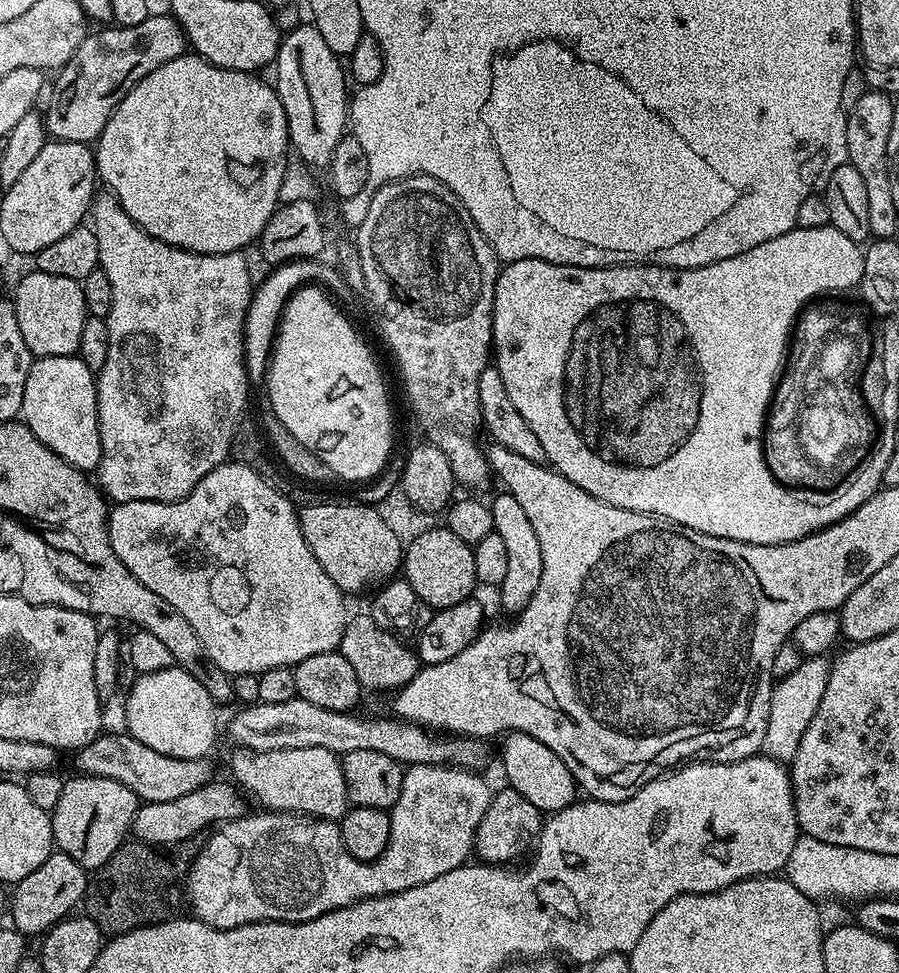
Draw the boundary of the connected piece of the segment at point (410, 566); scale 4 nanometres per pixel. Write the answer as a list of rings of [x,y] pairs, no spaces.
[[[446,526],[428,528],[412,541],[407,541],[402,552],[403,579],[414,586],[419,603],[428,603],[435,610],[458,606],[458,602],[469,599],[478,585],[474,574],[473,545],[462,542],[462,538],[450,534]]]

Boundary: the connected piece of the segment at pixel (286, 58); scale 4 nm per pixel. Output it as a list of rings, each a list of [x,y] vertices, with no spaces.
[[[311,22],[301,23],[291,32],[287,33],[287,35],[285,35],[283,39],[281,39],[280,49],[278,50],[278,54],[276,55],[274,61],[274,69],[276,68],[276,80],[274,79],[274,87],[276,89],[276,93],[278,94],[278,98],[282,102],[282,110],[286,110],[288,143],[290,145],[291,151],[293,153],[297,152],[297,154],[300,155],[297,157],[299,157],[299,159],[303,161],[303,163],[311,166],[313,169],[327,169],[330,158],[334,154],[334,146],[338,146],[338,142],[346,134],[346,125],[350,120],[350,88],[348,92],[347,86],[344,85],[344,80],[346,82],[346,68],[343,63],[342,65],[340,65],[340,62],[342,62],[341,57],[339,55],[336,55],[334,50],[330,50],[330,48],[326,46],[325,39],[322,38],[318,30],[315,28],[314,24]]]

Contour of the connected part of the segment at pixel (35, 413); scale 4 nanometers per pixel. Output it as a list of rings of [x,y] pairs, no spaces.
[[[79,355],[42,356],[33,359],[30,374],[26,374],[26,390],[22,390],[20,407],[22,422],[54,454],[58,454],[68,464],[73,464],[81,472],[88,474],[99,469],[102,454],[102,438],[98,430],[98,398],[96,397],[96,377],[82,362]]]

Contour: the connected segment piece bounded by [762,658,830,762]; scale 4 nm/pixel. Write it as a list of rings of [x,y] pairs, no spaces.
[[[806,658],[794,674],[776,680],[770,698],[770,722],[766,722],[766,738],[762,749],[763,755],[781,762],[791,762],[798,750],[798,742],[810,724],[810,718],[818,710],[818,702],[822,702],[822,694],[826,694],[826,682],[830,664],[824,658]]]

